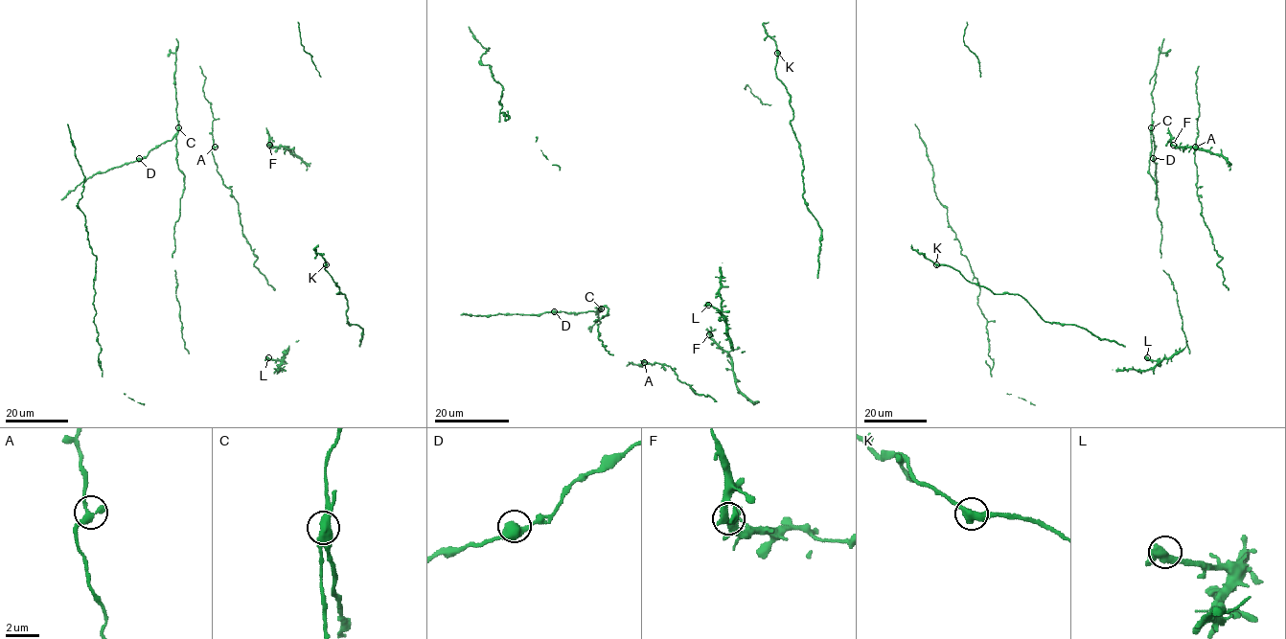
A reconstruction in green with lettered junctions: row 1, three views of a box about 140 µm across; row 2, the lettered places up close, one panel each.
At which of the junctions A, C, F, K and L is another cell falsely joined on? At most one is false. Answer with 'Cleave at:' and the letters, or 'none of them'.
Cleave at: C

